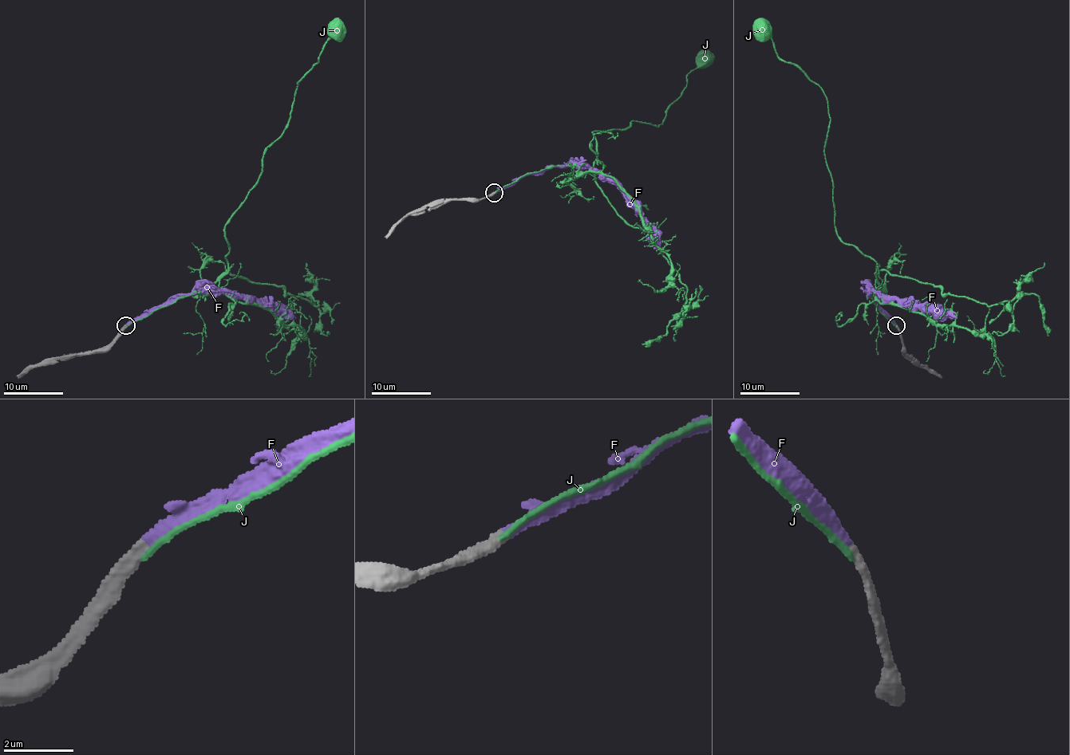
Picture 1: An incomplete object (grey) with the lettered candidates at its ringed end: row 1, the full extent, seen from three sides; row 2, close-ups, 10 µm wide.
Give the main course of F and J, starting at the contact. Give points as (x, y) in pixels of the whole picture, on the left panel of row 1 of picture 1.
F: (126, 324), (159, 307), (174, 302), (181, 295), (195, 295), (201, 290), (230, 290), (279, 305), (295, 319)
J: (126, 326), (204, 295), (228, 269), (227, 224), (256, 181), (264, 151), (288, 123), (298, 82), (337, 29)

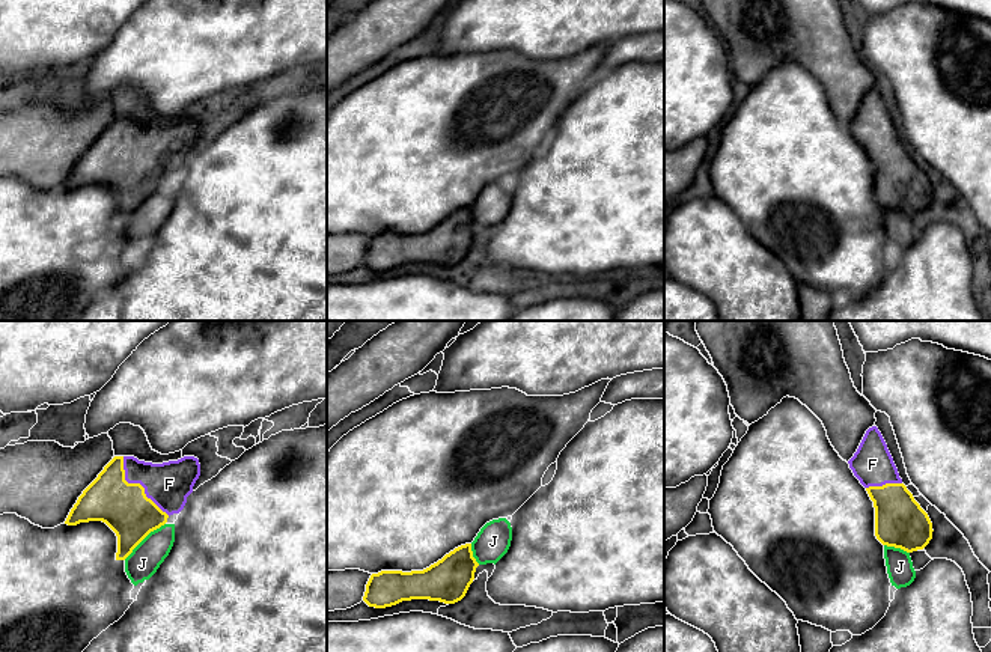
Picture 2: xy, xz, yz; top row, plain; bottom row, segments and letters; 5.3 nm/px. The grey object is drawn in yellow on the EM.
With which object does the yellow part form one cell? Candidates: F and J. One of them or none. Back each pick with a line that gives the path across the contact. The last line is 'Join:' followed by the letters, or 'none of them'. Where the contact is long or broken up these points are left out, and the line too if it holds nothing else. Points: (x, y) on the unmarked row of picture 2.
Join: F

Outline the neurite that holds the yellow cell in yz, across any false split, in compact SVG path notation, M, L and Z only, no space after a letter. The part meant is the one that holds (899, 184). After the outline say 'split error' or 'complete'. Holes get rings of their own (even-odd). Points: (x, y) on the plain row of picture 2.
M877 89L866 93L848 126L874 164L877 202L907 215L923 212L932 202L932 185L902 146Z; split error

